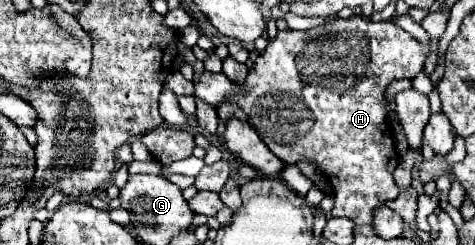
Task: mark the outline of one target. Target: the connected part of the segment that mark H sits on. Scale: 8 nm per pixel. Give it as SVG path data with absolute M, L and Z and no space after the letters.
M352 16L348 20L336 20L332 24L322 24L322 26L316 26L316 28L306 30L306 32L292 32L292 30L278 32L278 36L256 58L256 62L254 62L256 68L252 68L248 72L248 78L246 78L244 84L232 84L222 72L220 74L212 74L212 72L204 70L198 80L192 80L194 82L194 98L200 98L200 100L204 100L204 102L208 102L212 106L216 106L218 102L222 102L226 98L234 100L246 112L250 126L256 128L258 136L264 140L264 144L270 148L270 152L276 158L280 158L284 164L298 164L298 160L308 158L308 160L312 160L318 166L318 170L324 176L328 176L328 180L330 180L330 184L334 188L334 194L338 196L338 204L334 206L332 216L346 216L346 218L354 220L356 224L370 224L374 208L378 208L378 206L382 206L382 204L386 204L386 202L390 202L390 200L394 200L398 196L398 186L396 186L396 182L392 178L392 172L398 166L398 152L396 152L396 146L394 146L392 130L388 126L388 116L386 116L386 106L384 106L384 90L386 90L386 86L392 80L402 80L402 78L414 80L420 74L426 56L428 56L428 46L424 42L412 38L408 32L404 32L396 24L392 24L392 22L364 22L360 16Z

